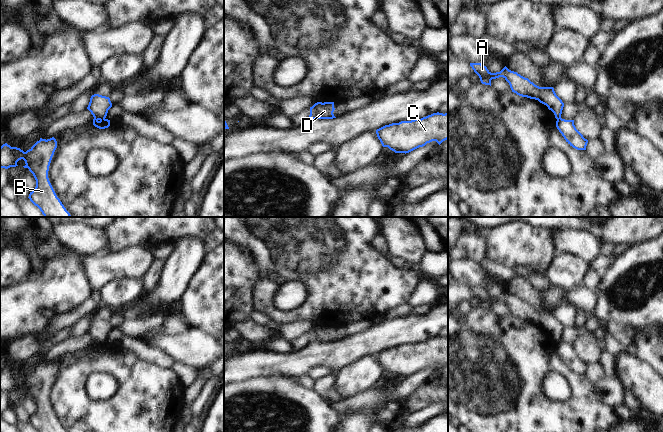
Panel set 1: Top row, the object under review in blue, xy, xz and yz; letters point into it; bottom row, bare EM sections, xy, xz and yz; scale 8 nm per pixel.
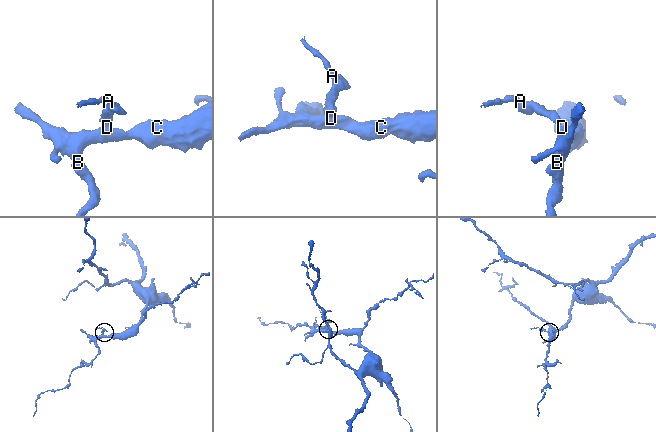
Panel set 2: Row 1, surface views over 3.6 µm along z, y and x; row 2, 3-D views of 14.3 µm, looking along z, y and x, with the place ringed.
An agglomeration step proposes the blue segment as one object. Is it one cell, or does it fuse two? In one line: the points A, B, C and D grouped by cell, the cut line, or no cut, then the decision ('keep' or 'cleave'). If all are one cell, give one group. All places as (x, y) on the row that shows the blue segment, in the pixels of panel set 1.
groups A / B C D; cut xy (104, 118), (100, 120); cleave

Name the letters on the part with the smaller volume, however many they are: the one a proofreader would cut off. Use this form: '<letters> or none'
A

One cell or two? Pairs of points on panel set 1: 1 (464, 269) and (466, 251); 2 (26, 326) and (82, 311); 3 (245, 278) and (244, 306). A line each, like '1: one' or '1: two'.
1: two
2: two
3: one

